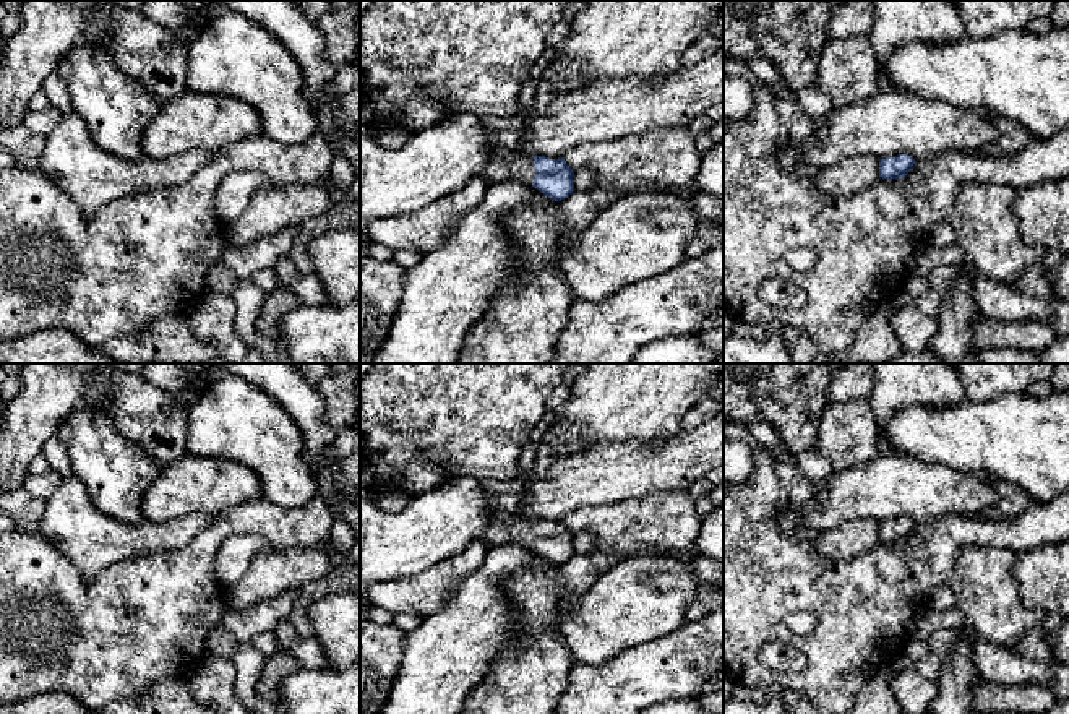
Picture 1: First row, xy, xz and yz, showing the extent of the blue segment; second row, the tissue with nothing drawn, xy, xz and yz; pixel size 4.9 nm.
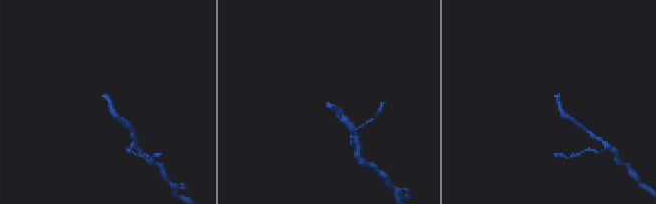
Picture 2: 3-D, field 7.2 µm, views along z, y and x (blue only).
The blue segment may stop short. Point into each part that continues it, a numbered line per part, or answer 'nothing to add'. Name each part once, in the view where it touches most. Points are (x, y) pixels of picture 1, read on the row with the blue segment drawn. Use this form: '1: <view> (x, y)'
1: xz (502, 166)

